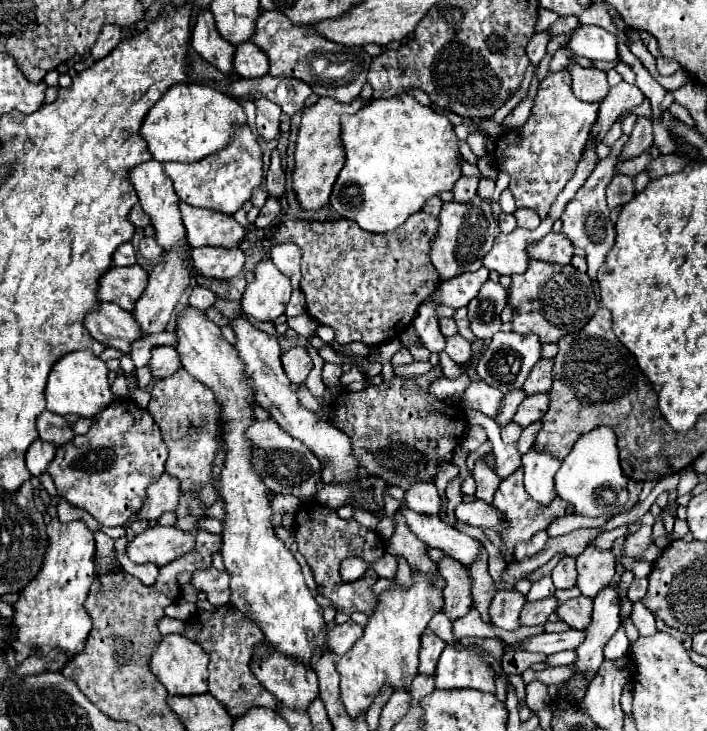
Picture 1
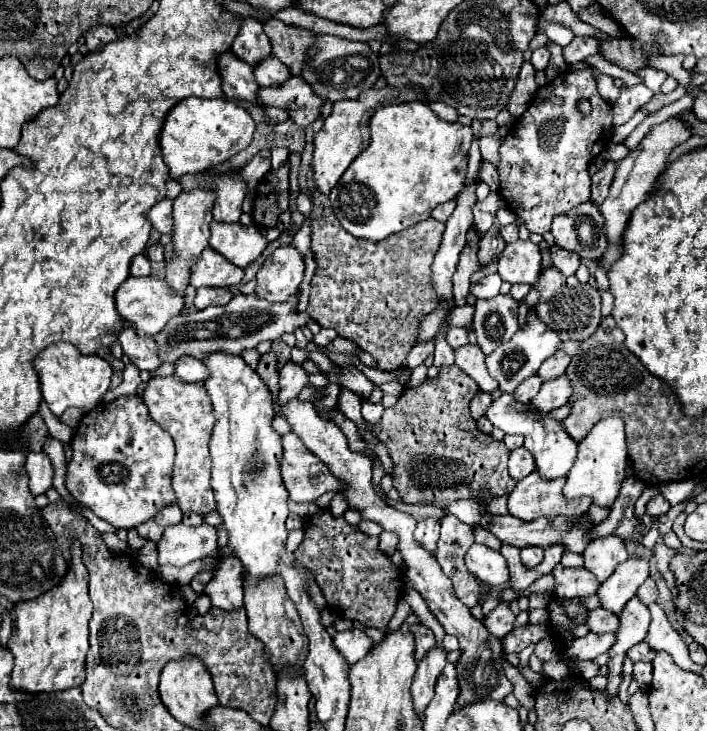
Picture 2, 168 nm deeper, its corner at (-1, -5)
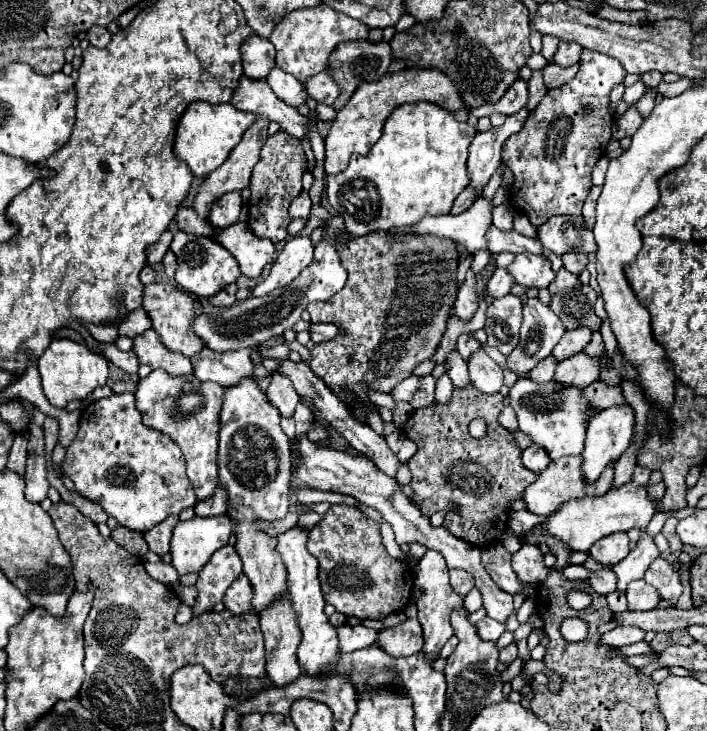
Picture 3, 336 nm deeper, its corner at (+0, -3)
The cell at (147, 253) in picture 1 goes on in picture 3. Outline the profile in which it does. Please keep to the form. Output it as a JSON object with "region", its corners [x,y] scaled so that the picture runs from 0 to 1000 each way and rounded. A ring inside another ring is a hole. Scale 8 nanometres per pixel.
{"region":[[[232,316],[221,332],[209,335],[207,352],[209,352],[209,360],[212,360],[212,363],[221,363],[221,360],[229,357],[229,352],[235,349],[235,343],[238,343],[238,338],[240,338],[240,330],[243,330],[243,319],[240,319],[240,316]]]}

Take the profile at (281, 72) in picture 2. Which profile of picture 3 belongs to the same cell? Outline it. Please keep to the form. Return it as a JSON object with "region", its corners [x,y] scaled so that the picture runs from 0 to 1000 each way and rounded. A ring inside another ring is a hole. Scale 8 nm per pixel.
{"region":[[[388,92],[379,105],[376,105],[379,116],[385,119],[385,124],[390,127],[393,135],[399,135],[402,141],[421,146],[433,141],[433,127],[430,127],[430,116],[410,100],[402,100],[396,92]]]}

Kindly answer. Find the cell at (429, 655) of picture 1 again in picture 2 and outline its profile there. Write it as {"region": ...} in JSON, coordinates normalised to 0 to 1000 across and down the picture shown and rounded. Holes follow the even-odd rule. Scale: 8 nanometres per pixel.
{"region":[[[581,855],[579,863],[587,871],[587,902],[595,902],[595,896],[601,896],[601,891],[607,891],[607,885],[615,885],[615,871],[612,863],[598,858],[598,855]]]}

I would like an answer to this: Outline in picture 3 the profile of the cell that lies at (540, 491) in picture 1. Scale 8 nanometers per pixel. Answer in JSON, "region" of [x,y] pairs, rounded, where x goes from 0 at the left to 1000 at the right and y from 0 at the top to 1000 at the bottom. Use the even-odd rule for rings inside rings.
{"region":[[[736,516],[719,538],[721,557],[730,562],[733,587],[744,592],[752,606],[772,614],[775,625],[781,631],[803,622],[820,622],[826,614],[826,595],[832,579],[826,576],[826,560],[832,560],[832,551],[823,546],[820,532],[798,529],[792,524],[752,524],[744,516]]]}

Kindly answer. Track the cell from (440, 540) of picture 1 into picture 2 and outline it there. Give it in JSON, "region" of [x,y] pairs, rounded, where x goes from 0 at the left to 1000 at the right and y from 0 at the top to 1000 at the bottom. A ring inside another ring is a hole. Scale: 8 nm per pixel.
{"region":[[[669,743],[658,759],[658,773],[672,789],[678,789],[683,798],[692,798],[694,803],[720,795],[720,778],[714,762],[706,754],[697,754],[686,746]]]}

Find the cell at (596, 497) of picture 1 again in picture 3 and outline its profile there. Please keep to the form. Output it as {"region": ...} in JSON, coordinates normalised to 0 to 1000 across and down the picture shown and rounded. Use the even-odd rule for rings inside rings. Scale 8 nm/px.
{"region":[[[863,557],[837,570],[837,576],[832,579],[832,590],[829,590],[829,611],[823,617],[826,658],[840,661],[863,633],[877,628],[877,622],[888,614],[888,609],[894,603],[894,590],[897,590],[894,557]]]}

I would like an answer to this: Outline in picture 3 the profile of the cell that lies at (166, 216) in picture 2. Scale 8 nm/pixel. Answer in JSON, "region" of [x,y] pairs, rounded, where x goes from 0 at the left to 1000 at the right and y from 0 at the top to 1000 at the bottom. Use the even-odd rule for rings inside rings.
{"region":[[[255,283],[249,289],[246,302],[249,302],[249,308],[252,308],[255,316],[266,316],[266,319],[274,319],[274,321],[291,321],[291,324],[300,324],[303,321],[303,311],[286,305],[272,286]]]}

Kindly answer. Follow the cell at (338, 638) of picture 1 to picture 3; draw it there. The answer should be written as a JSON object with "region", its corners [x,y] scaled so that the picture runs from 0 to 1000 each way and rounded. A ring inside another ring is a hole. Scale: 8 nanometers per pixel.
{"region":[[[484,855],[475,860],[478,863],[478,874],[481,874],[481,891],[484,893],[498,893],[506,888],[518,888],[521,882],[526,882],[532,877],[535,863],[532,860],[521,860],[515,855]]]}

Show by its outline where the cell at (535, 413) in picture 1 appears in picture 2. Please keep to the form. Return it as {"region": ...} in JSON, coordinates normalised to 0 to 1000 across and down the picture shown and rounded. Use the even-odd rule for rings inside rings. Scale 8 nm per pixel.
{"region":[[[793,513],[788,518],[768,524],[765,535],[751,549],[760,557],[760,562],[762,560],[765,562],[782,562],[782,560],[799,554],[808,540],[810,540],[810,527],[808,527],[802,513]]]}

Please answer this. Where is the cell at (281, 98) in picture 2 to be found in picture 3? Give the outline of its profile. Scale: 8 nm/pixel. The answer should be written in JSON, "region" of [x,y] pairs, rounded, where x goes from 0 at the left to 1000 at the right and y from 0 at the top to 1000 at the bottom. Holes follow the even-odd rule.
{"region":[[[464,94],[433,108],[430,119],[433,119],[433,130],[438,135],[444,135],[447,141],[458,141],[458,144],[470,144],[472,135],[481,130],[481,119],[472,114]]]}

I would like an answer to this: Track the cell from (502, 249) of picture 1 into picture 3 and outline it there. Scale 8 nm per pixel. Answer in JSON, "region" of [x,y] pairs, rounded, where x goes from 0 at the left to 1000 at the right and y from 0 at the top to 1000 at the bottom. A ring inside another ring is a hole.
{"region":[[[733,346],[730,354],[719,363],[719,373],[724,373],[727,384],[741,393],[775,393],[786,373],[778,365],[772,352],[758,352],[755,346]]]}

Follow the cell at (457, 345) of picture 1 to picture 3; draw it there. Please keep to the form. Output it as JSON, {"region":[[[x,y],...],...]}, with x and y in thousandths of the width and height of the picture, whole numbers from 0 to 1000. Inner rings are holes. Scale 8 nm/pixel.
{"region":[[[679,475],[662,491],[665,521],[682,538],[704,538],[710,529],[710,502],[702,499]]]}

